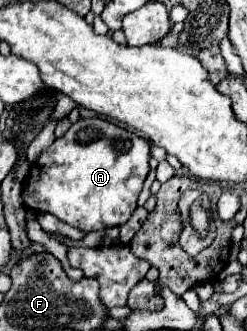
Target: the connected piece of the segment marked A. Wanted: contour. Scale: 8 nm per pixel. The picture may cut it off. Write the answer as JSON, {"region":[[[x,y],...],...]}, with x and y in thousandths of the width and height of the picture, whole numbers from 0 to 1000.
{"region":[[[401,353],[320,360],[134,492],[93,553],[93,613],[166,644],[215,644],[336,704],[498,680],[555,625],[555,595],[603,529],[603,480],[611,432],[595,420]]]}

